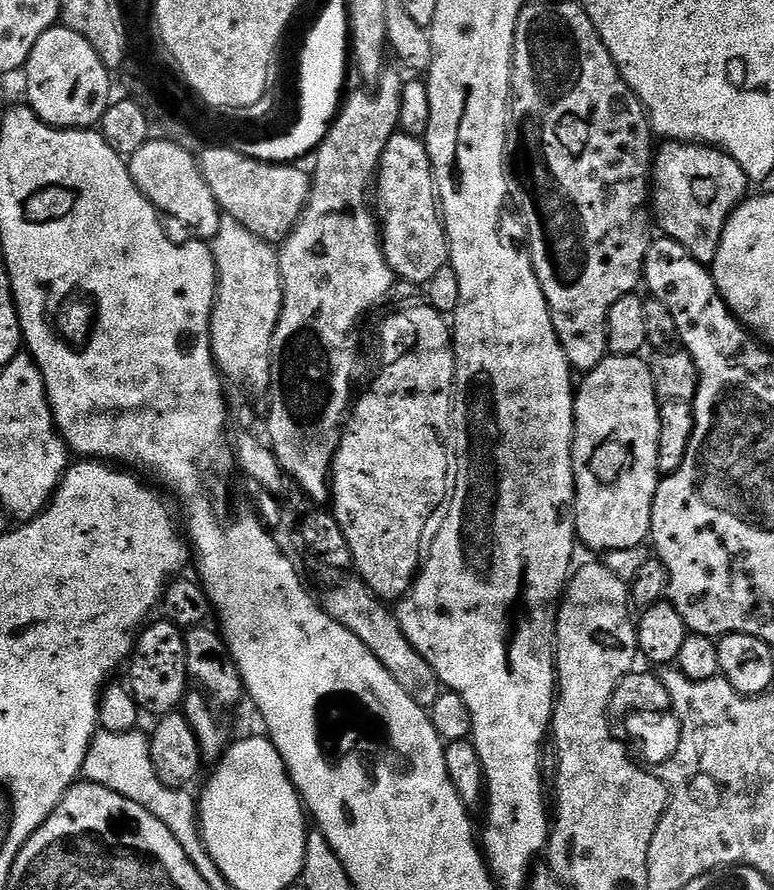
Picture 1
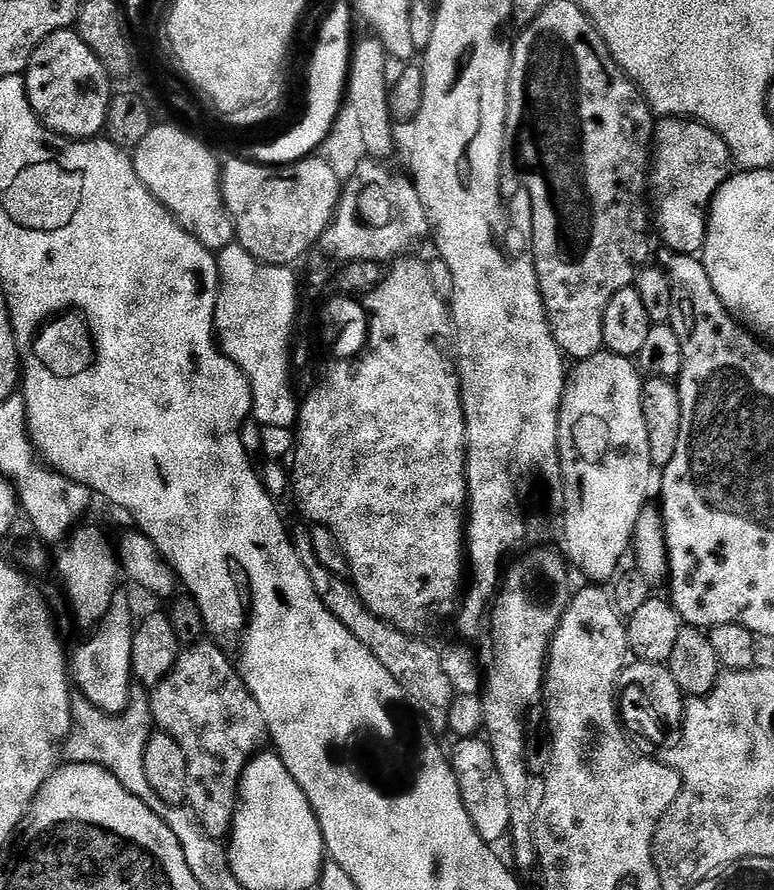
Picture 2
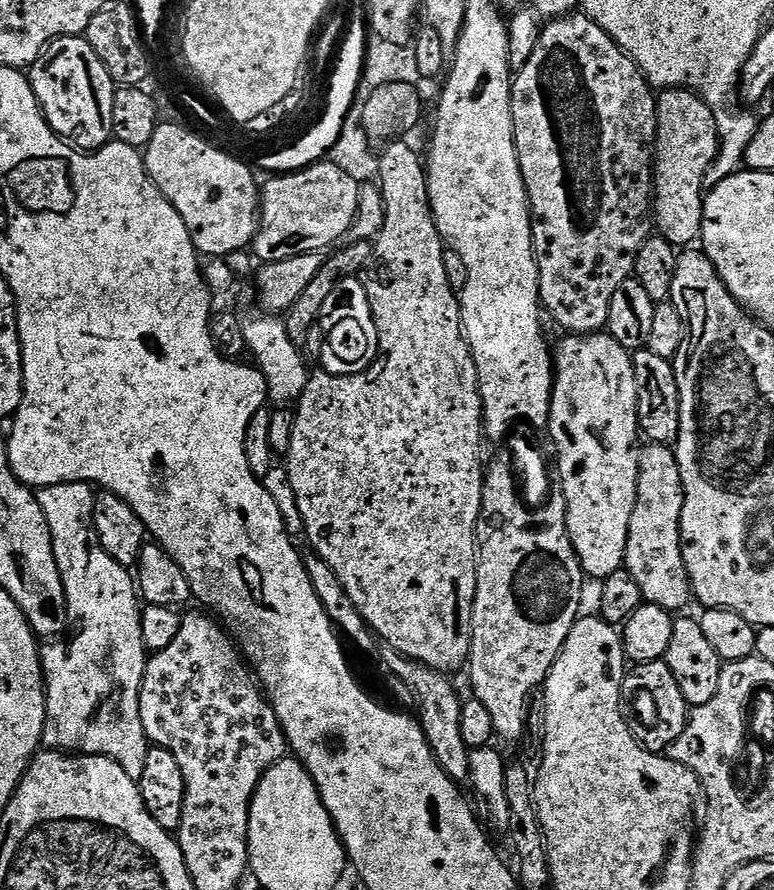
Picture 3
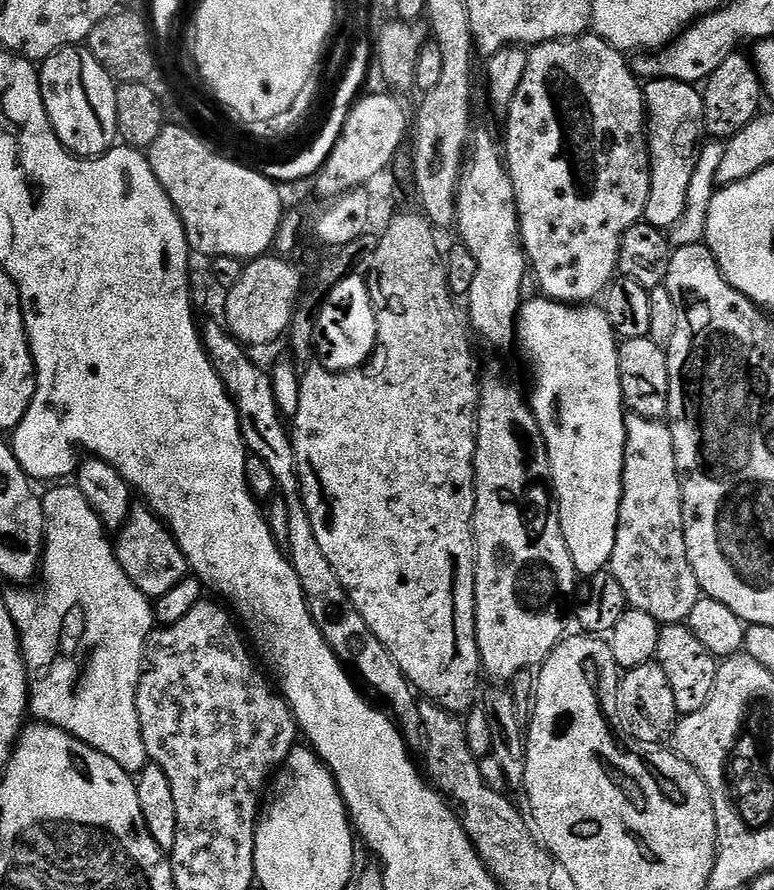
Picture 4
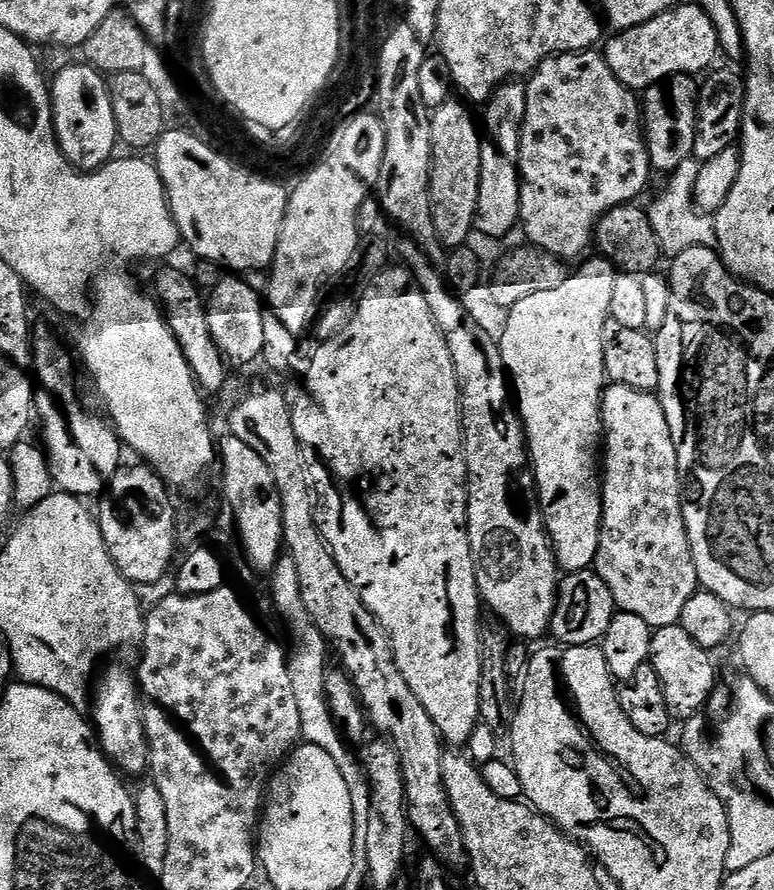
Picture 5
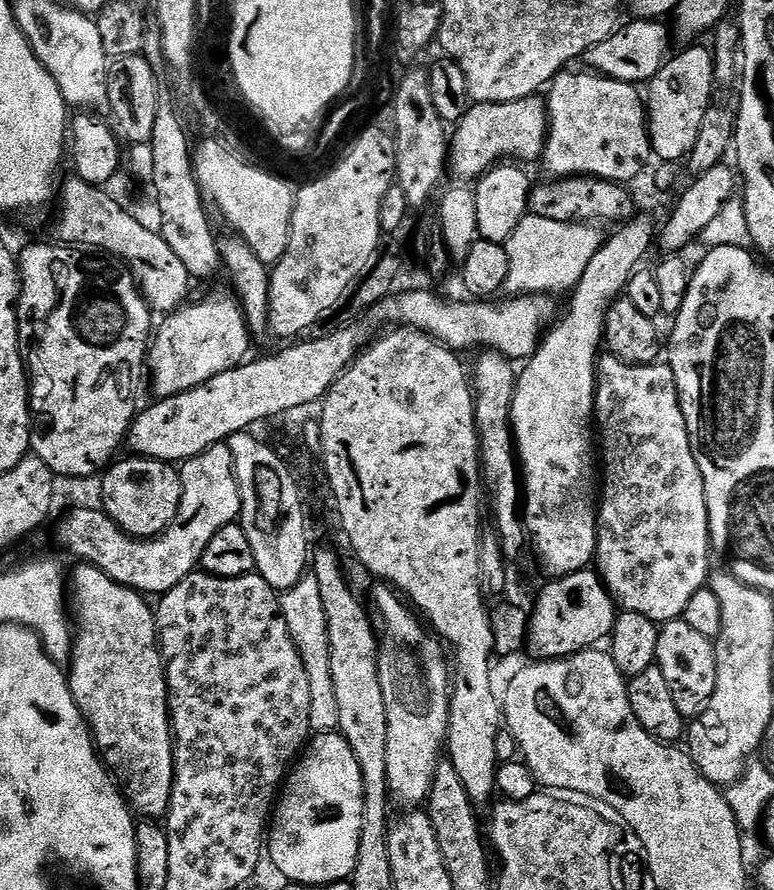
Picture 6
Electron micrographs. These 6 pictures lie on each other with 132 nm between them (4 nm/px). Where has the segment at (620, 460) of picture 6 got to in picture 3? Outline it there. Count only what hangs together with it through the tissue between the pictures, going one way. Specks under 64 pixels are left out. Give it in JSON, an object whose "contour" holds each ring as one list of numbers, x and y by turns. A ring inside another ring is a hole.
{"contour":[[649,443,639,449,640,469,636,505,630,514,630,530,624,551,624,568,638,582,643,603,676,614,693,599,692,584,682,558,680,515,684,505,682,474,676,453,669,445]]}

